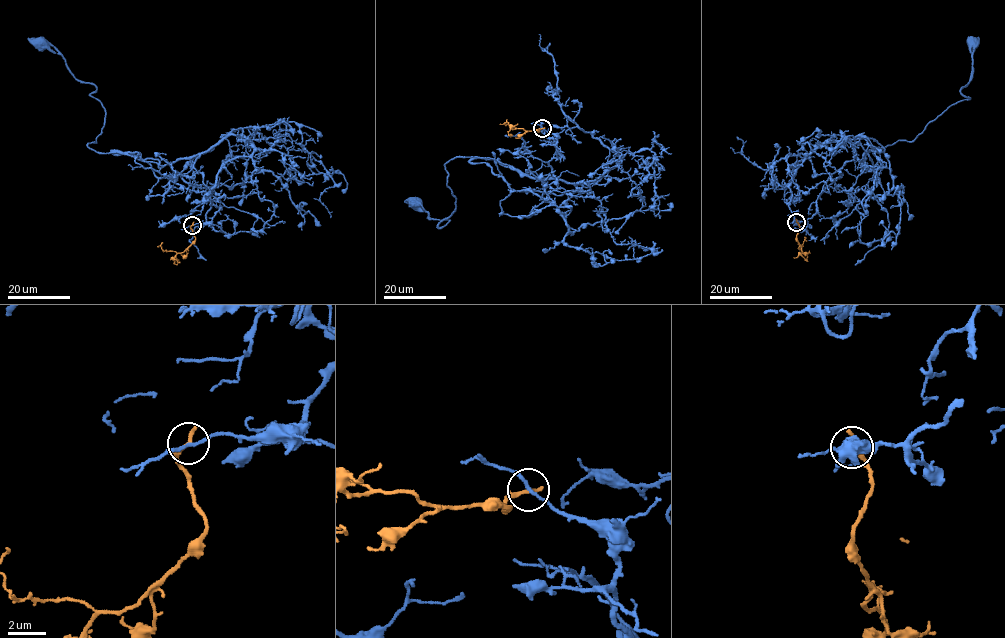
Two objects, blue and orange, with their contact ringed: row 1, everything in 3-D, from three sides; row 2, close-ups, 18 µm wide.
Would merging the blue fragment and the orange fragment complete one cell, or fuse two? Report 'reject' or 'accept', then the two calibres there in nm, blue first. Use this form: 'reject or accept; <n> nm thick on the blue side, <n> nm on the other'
reject; 160 nm thick on the blue side, 280 nm on the other

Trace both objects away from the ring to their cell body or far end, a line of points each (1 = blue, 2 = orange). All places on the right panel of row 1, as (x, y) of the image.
1: (796, 222), (847, 162), (912, 141), (969, 99), (960, 91), (974, 42)
2: (796, 222), (802, 256), (806, 260), (810, 253)

